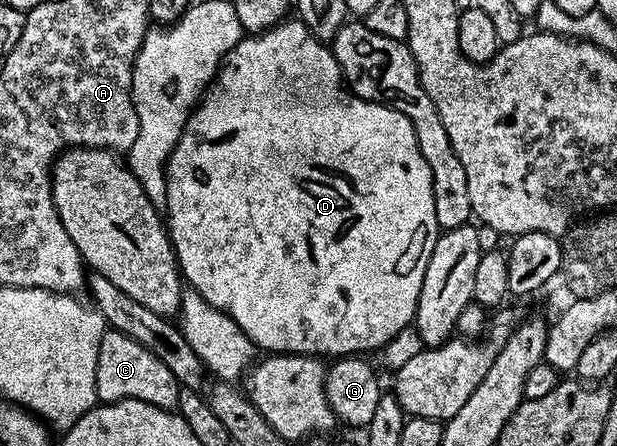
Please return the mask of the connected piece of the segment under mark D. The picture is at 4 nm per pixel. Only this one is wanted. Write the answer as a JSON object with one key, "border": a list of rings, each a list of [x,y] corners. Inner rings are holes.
{"border":[[[285,20],[277,22],[263,34],[241,37],[238,45],[224,58],[196,109],[188,115],[182,136],[168,157],[166,177],[166,225],[183,279],[211,306],[229,314],[234,324],[238,324],[238,328],[242,328],[242,332],[246,332],[261,351],[309,356],[364,356],[367,350],[379,351],[398,332],[413,325],[418,292],[422,292],[422,276],[426,276],[430,252],[434,252],[434,244],[442,233],[438,216],[434,216],[430,164],[426,164],[422,148],[418,148],[414,124],[394,108],[362,100],[353,94],[331,49],[319,42],[304,22]]]}

